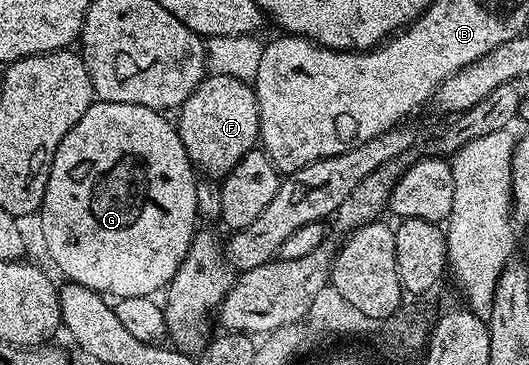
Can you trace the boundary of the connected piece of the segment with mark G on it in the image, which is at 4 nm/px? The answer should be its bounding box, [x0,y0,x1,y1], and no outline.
[39,101,198,300]

